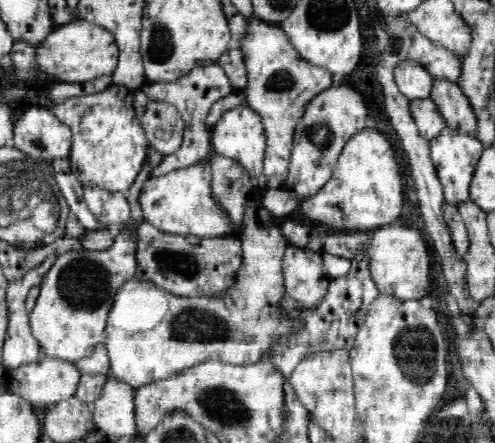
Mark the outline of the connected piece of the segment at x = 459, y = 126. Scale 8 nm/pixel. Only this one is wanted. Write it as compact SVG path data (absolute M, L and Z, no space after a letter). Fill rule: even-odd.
M434 78L429 99L434 101L447 126L475 136L477 118L470 101L457 82Z

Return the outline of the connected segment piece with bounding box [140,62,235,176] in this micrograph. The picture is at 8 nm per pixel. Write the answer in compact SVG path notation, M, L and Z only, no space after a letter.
M217 62L199 63L186 77L182 77L172 83L146 82L140 87L149 100L163 100L173 104L180 113L185 124L185 132L180 148L169 155L163 155L162 160L153 168L157 176L165 175L174 169L186 168L196 162L208 160L213 154L211 150L211 129L205 125L206 115L211 106L217 101L235 90L230 84L224 69Z

